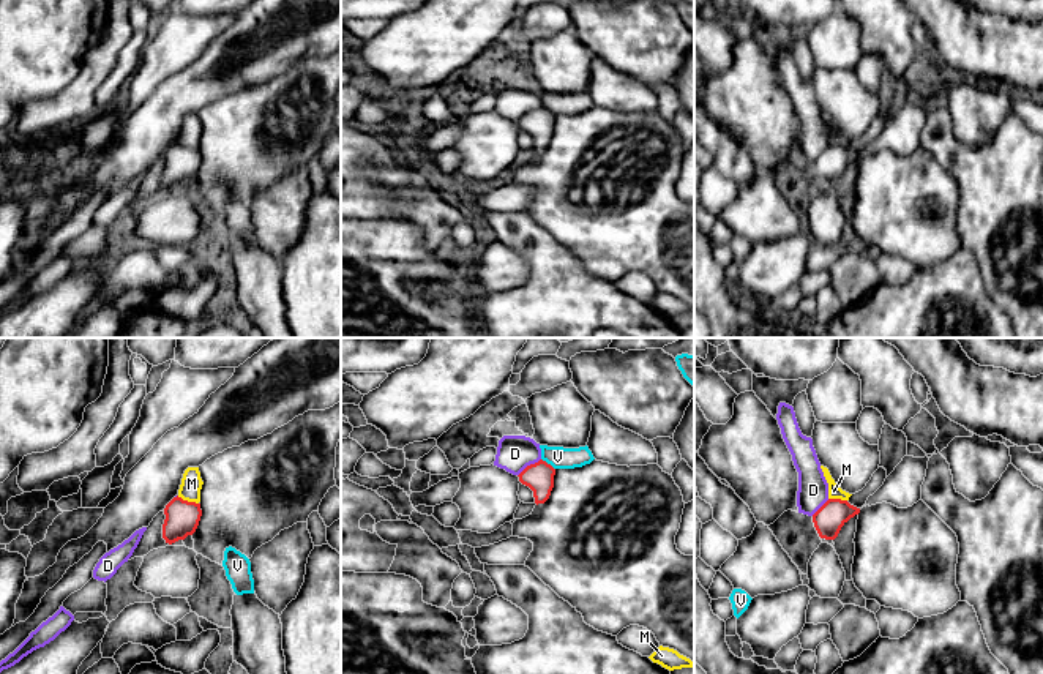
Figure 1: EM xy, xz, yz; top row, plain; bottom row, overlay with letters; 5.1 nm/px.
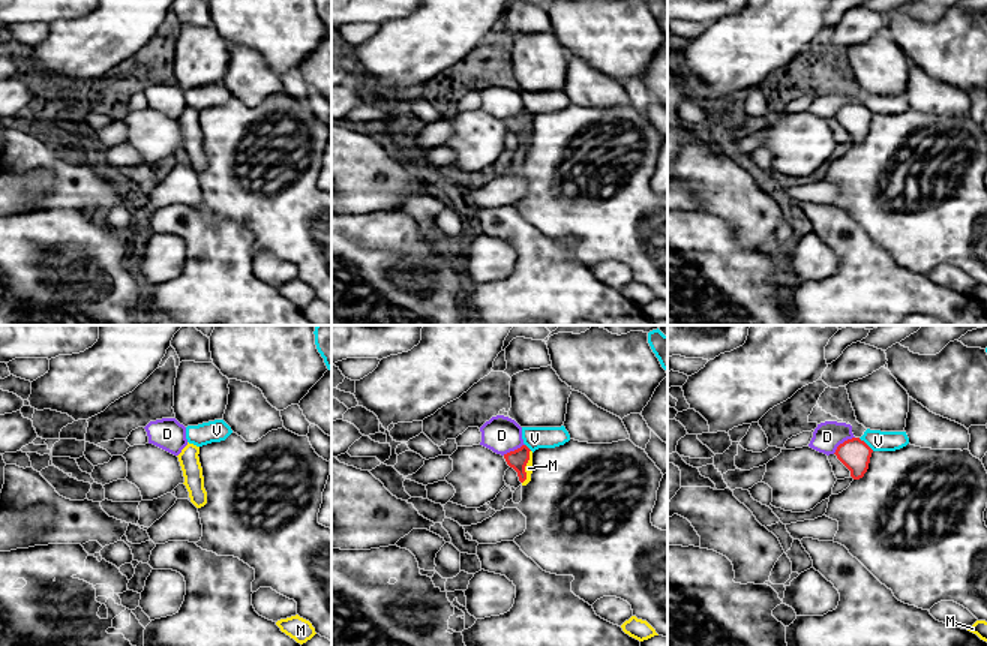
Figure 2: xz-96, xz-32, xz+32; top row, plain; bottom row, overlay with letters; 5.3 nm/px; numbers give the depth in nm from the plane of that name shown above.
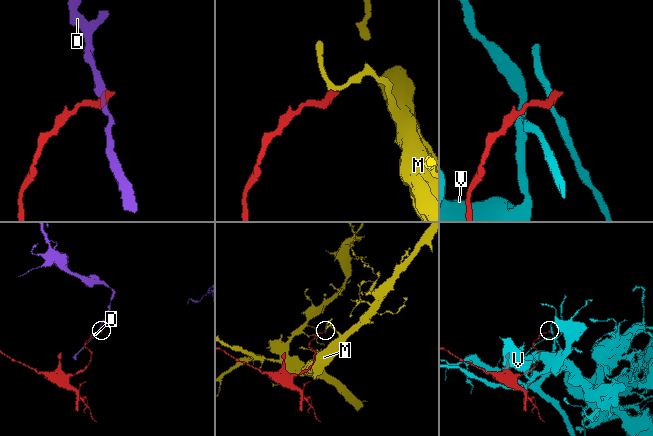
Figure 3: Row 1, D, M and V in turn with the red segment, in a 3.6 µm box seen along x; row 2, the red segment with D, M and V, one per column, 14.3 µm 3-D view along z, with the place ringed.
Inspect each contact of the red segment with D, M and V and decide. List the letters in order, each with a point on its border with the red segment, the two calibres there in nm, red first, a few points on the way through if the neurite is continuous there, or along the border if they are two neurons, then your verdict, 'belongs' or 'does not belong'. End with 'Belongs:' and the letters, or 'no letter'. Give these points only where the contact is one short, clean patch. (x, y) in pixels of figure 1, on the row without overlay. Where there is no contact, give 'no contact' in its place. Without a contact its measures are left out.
D: meets red in xz at (530, 111); 150 nm thick on the red side, 180 nm on the other; border along xz (540, 104), (518, 122); does not belong
M: meets red in xy at (186, 147); 180 nm thick on the red side, 110 nm on the other; border along xy (177, 142), (198, 150); does not belong
V: meets red in xz at (546, 109); 150 nm thick on the red side, 110 nm on the other; does not belong
Belongs: no letter

